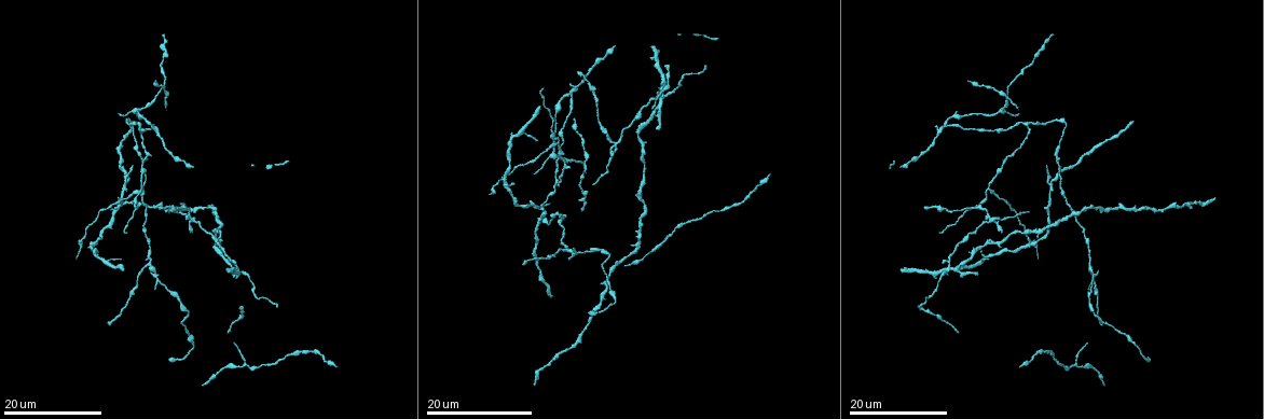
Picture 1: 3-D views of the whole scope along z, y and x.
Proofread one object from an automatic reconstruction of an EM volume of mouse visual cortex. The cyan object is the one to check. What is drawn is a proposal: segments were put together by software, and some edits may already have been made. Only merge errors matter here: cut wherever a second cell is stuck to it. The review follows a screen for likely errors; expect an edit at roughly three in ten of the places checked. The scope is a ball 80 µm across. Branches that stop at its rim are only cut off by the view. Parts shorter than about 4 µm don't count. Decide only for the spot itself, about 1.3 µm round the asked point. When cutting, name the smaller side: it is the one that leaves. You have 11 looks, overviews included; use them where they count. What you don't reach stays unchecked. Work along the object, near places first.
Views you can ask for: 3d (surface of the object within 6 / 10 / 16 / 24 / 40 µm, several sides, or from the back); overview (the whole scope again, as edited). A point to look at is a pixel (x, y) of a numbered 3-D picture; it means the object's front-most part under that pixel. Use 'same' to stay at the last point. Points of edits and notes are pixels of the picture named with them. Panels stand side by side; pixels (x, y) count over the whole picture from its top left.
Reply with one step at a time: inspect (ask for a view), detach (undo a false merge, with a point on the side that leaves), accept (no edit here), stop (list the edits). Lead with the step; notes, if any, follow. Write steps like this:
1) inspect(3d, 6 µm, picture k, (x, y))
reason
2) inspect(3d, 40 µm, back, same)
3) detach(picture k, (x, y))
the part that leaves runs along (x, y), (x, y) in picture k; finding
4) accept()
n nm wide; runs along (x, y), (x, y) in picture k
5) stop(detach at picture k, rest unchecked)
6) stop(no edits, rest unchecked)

inspect(3d, 24 µm, picture 1, (148, 267))

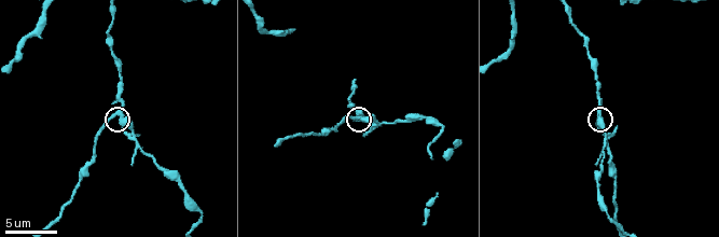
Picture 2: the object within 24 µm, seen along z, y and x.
inspect(3d, 10 µm, picture 2, (597, 112))

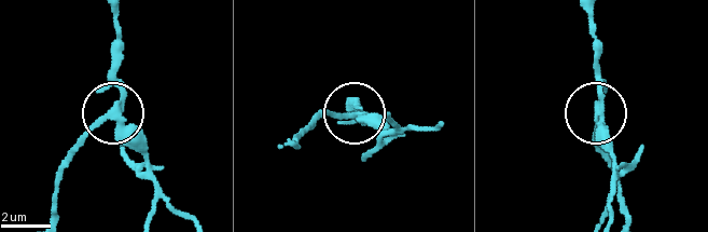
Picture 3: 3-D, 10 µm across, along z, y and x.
detach(picture 3, (89, 133))
270 nm wide; the part that leaves runs along (113, 108), (63, 174), (54, 212) in picture 3; two cells meet here

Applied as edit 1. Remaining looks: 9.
inspect(overview)

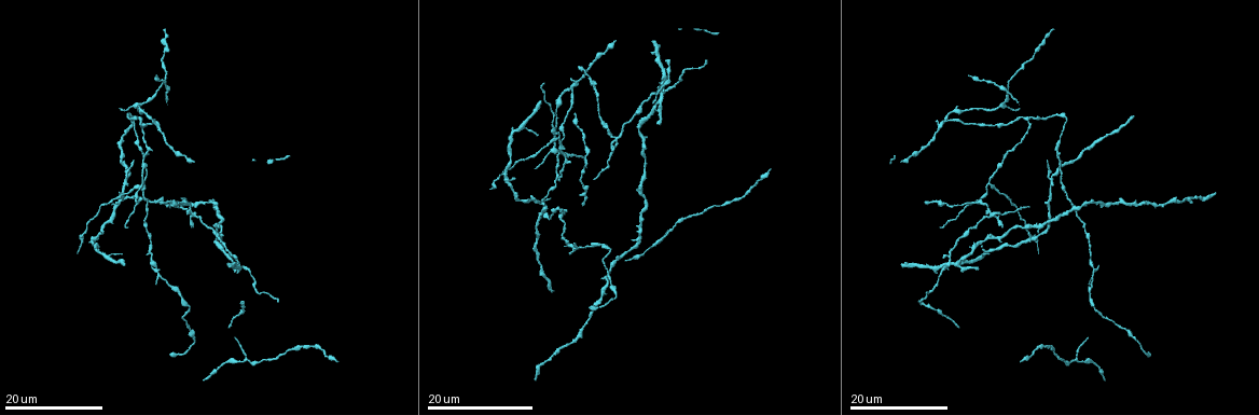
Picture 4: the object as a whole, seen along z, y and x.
inspect(3d, 24 µm, picture 4, (559, 136))
arms part here

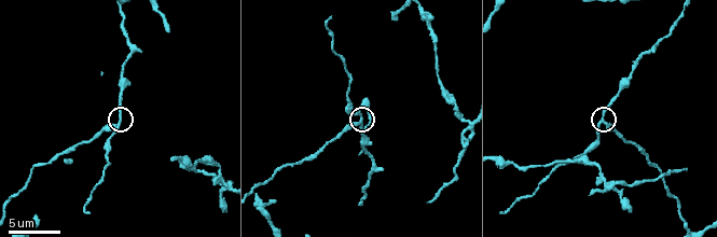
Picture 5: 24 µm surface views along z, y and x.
inspect(3d, 10 µm, picture 5, (605, 121))

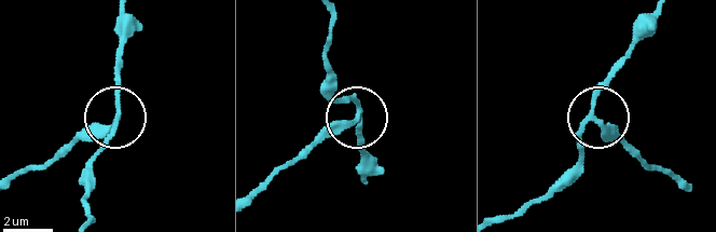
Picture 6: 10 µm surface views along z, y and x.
accept()
230 nm wide; runs along (658, 18), (594, 106), (635, 153) in picture 6; one cell here

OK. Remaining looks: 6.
inspect(3d, 16 µm, picture 4, (579, 157))
three-way junction

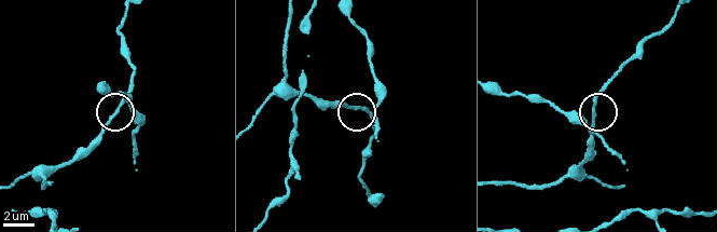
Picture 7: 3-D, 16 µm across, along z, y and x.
inspect(3d, 10 µm, picture 7, (358, 107))

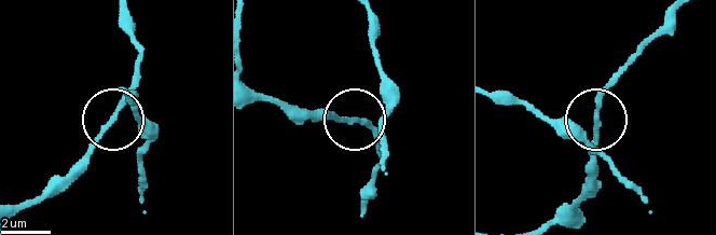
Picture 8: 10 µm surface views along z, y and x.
accept()
runs along (553, 220), (579, 195), (596, 127), (549, 123) in picture 8; one cell here

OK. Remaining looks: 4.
inspect(3d, 16 µm, picture 4, (1028, 117))
three-way junction

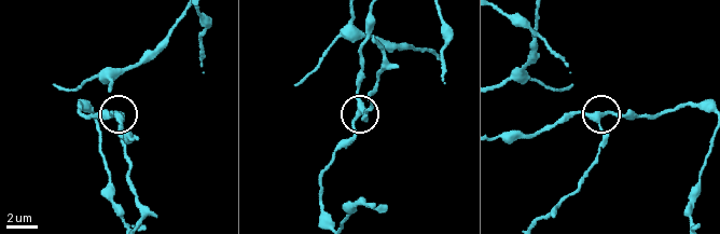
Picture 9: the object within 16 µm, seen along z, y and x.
inspect(3d, 10 µm, picture 9, (358, 109))

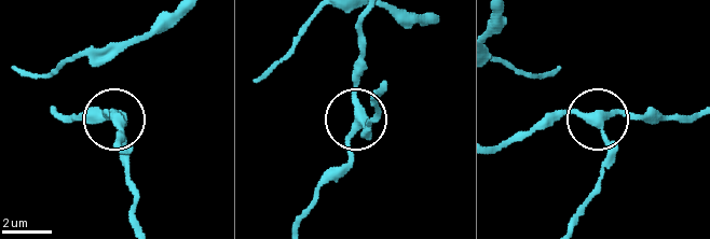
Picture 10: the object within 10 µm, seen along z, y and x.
accept()
3 arms; runs along (137, 216), (112, 111), (112, 122) in picture 10; all the same cell

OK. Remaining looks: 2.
inspect(3d, 24 µm, picture 4, (615, 291))

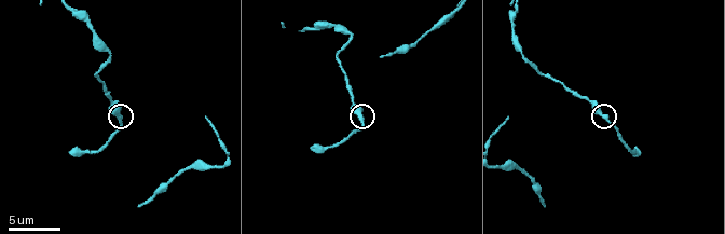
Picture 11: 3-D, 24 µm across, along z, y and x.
inspect(3d, 6 µm, picture 11, (362, 115))
zoom in

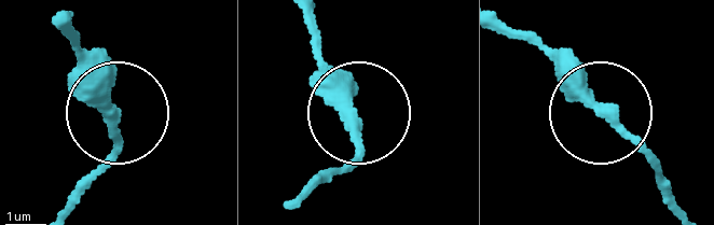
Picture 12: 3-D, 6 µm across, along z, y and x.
accept()
290 nm wide; all the same cell

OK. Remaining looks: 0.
stop(detach at picture 3, rest unchecked)

